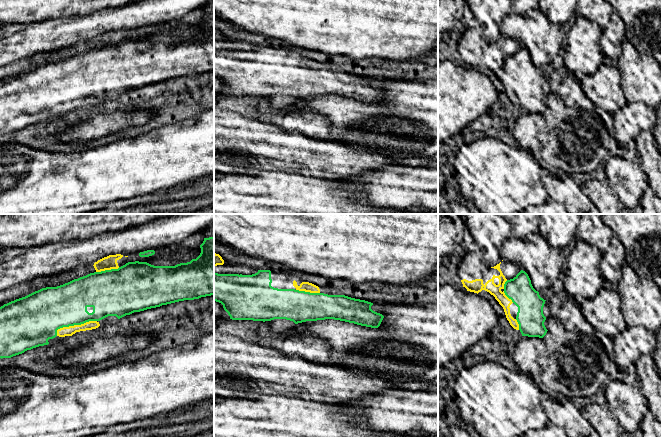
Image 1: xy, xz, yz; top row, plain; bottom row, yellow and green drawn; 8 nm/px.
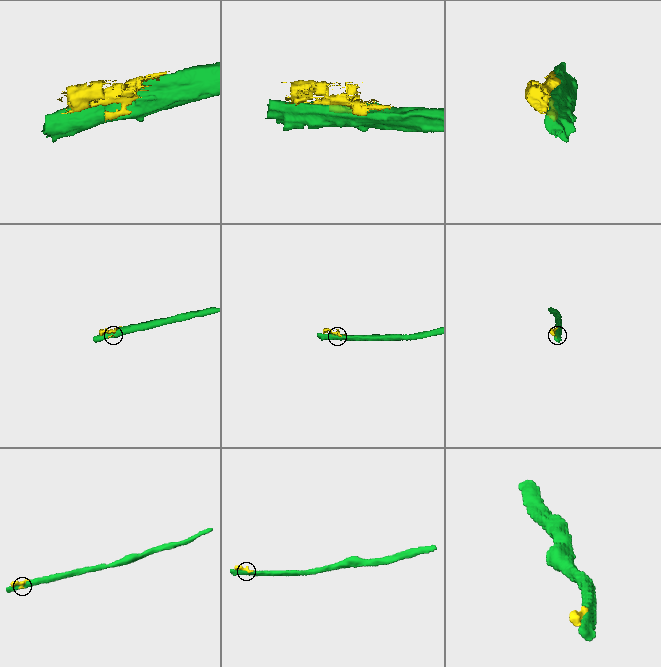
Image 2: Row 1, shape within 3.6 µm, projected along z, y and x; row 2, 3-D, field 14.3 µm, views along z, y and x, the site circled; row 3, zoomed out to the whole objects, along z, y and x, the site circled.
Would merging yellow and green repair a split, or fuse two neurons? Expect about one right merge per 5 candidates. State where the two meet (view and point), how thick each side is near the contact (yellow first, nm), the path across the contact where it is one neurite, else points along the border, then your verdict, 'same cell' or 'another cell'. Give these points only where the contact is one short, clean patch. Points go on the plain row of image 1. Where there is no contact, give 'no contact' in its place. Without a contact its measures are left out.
meets yellow in xy at (74, 101); 80 nm thick on the yellow side, 360 nm on the other; another cell

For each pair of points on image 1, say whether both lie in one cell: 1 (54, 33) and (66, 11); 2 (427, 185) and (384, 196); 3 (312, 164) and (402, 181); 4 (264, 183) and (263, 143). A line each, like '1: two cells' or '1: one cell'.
1: two cells
2: one cell
3: two cells
4: two cells

